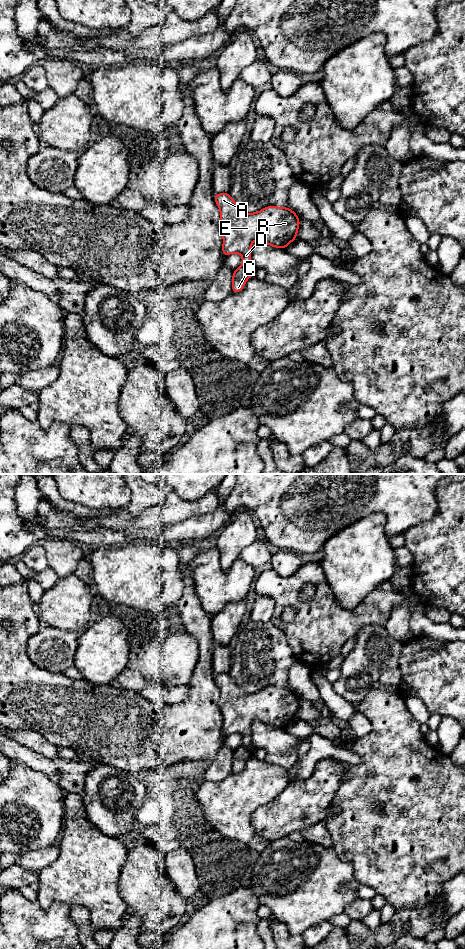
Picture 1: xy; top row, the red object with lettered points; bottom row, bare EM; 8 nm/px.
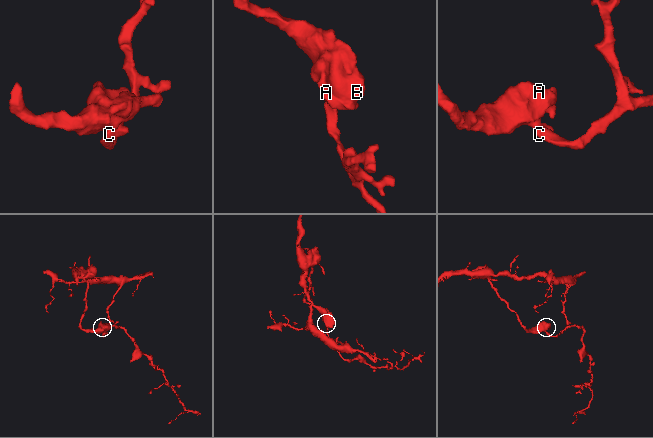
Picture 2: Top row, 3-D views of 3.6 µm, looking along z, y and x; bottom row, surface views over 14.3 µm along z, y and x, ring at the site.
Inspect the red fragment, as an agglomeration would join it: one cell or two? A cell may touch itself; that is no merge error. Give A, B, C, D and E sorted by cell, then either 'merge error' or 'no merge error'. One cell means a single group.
groups A B D E / C; merge error

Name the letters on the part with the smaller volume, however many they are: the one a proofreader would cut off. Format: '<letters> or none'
A, B, D, E

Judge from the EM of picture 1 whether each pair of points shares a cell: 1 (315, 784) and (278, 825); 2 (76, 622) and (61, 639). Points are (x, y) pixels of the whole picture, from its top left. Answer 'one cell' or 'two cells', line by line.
1: one cell
2: two cells

